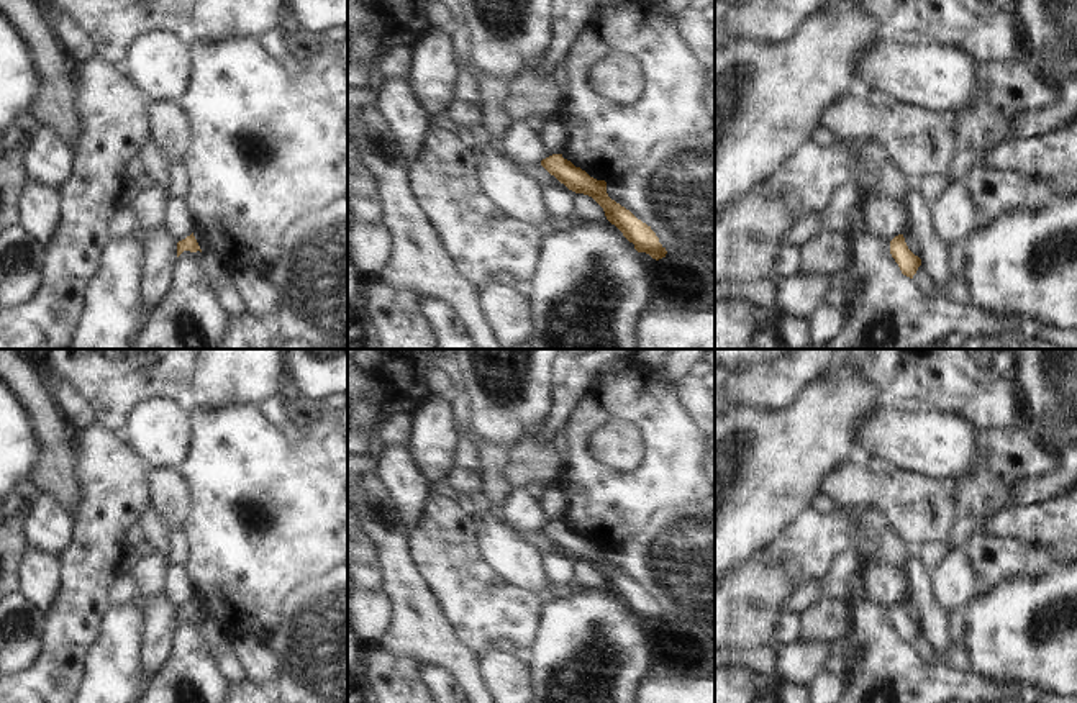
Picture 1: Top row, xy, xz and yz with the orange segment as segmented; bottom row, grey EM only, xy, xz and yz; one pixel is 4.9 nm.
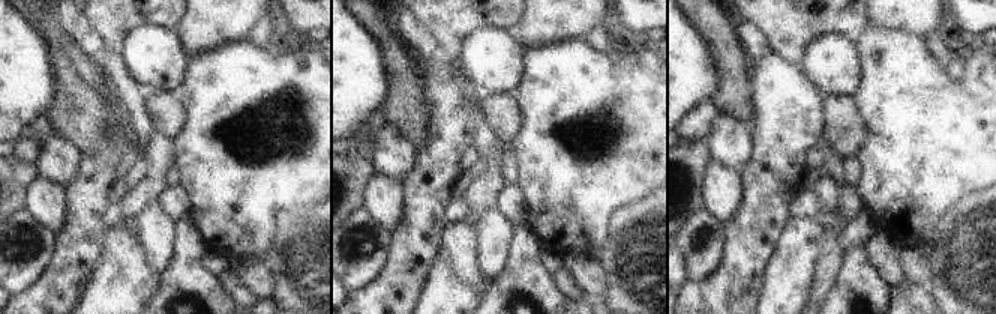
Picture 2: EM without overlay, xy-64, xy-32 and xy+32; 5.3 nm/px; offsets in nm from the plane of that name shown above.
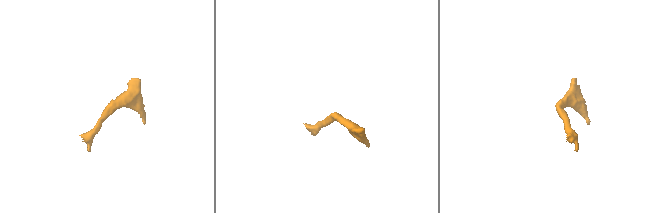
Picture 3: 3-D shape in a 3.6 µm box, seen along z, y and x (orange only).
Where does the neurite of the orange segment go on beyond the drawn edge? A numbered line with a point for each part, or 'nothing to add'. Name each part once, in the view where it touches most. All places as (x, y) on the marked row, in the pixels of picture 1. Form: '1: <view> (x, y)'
nothing to add

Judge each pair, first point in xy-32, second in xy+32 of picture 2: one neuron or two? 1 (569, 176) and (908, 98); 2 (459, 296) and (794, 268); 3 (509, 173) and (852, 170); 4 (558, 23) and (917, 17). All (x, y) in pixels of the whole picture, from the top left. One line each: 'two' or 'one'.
1: one
2: one
3: one
4: one

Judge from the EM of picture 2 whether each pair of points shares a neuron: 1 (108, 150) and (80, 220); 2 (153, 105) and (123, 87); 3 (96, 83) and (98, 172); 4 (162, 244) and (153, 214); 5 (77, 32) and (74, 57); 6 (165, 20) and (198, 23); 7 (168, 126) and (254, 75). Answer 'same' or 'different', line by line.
1: same
2: different
3: different
4: same
5: different
6: different
7: different

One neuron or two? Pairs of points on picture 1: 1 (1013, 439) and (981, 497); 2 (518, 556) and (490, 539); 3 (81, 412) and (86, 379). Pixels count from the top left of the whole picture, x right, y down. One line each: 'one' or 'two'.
1: one
2: one
3: two

